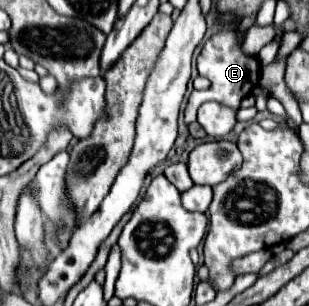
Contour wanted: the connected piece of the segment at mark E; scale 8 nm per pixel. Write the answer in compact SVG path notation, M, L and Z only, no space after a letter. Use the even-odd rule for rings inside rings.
M224 28L220 32L216 32L202 48L200 56L198 56L198 74L206 76L212 86L208 90L194 90L188 98L186 104L186 112L184 112L184 120L186 124L196 120L196 110L200 108L200 104L204 102L220 102L224 106L230 106L232 110L240 108L240 102L244 96L248 96L260 82L260 62L256 56L248 56L242 50L242 38L238 36L236 30L232 28Z

